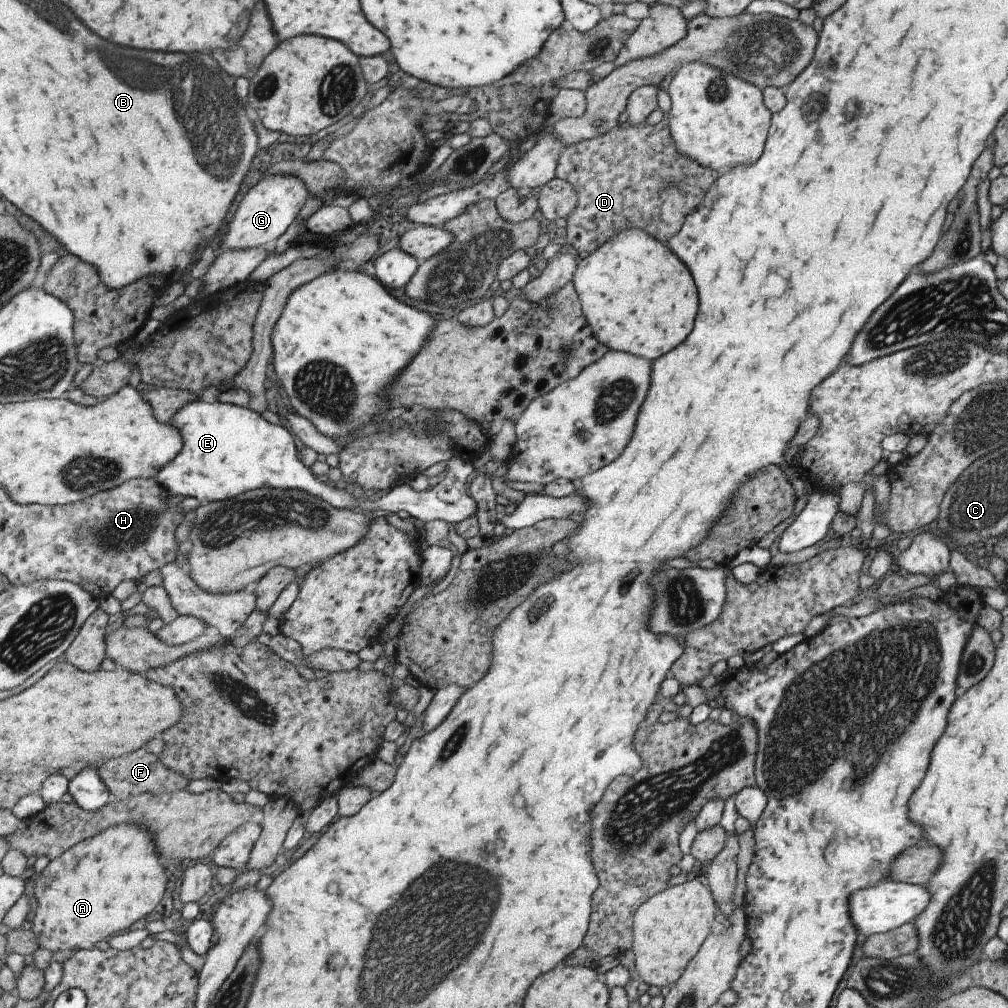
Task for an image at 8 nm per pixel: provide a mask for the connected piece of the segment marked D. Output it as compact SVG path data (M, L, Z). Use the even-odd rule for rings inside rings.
M665 115L659 122L653 125L648 126L645 122L636 125L628 125L626 128L615 125L611 131L605 132L603 135L568 144L559 153L554 173L555 177L558 179L567 181L576 192L576 207L566 216L566 227L562 232L564 232L566 242L577 250L579 254L591 254L594 250L597 250L598 246L601 246L606 240L609 240L611 235L615 235L619 231L625 229L639 229L645 231L645 234L657 239L659 242L665 243L670 236L673 236L673 234L681 228L685 216L695 209L697 205L701 204L701 200L707 198L709 186L717 178L715 171L699 167L696 163L693 163L676 153L673 141L670 140L669 136L668 115Z

